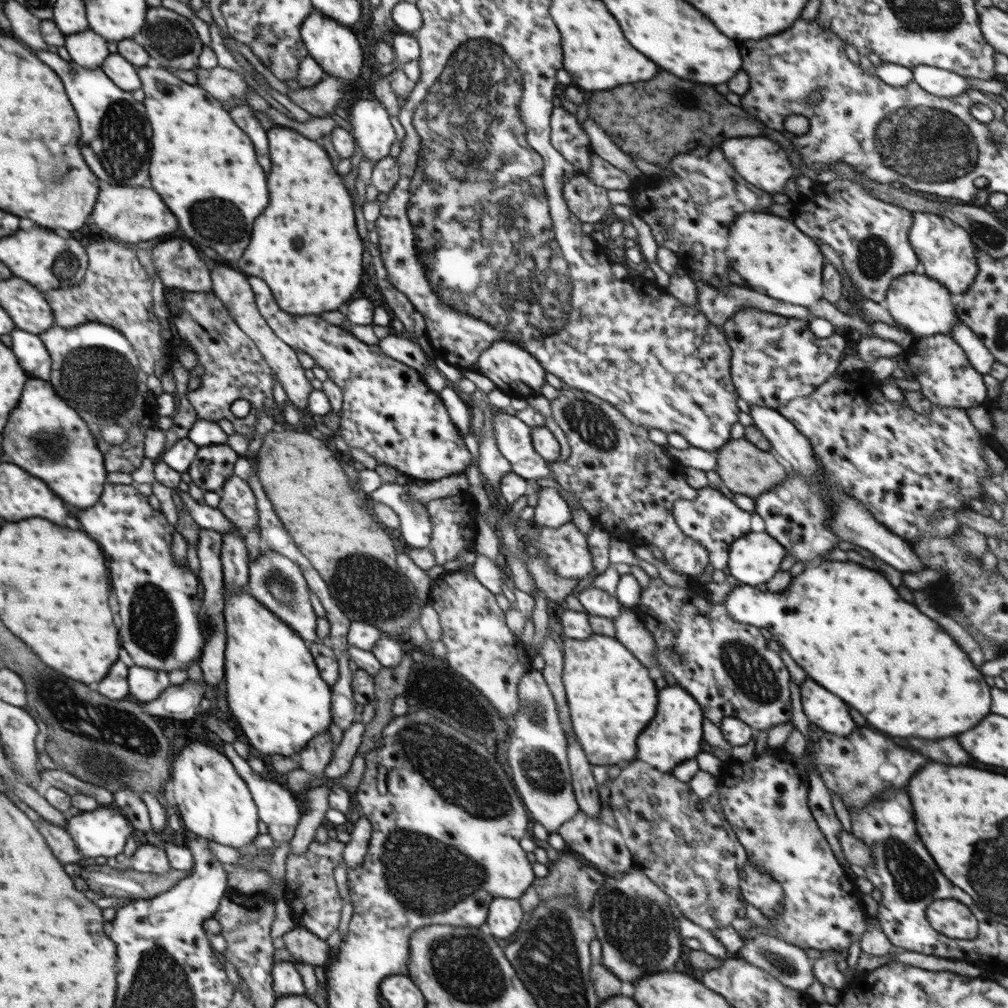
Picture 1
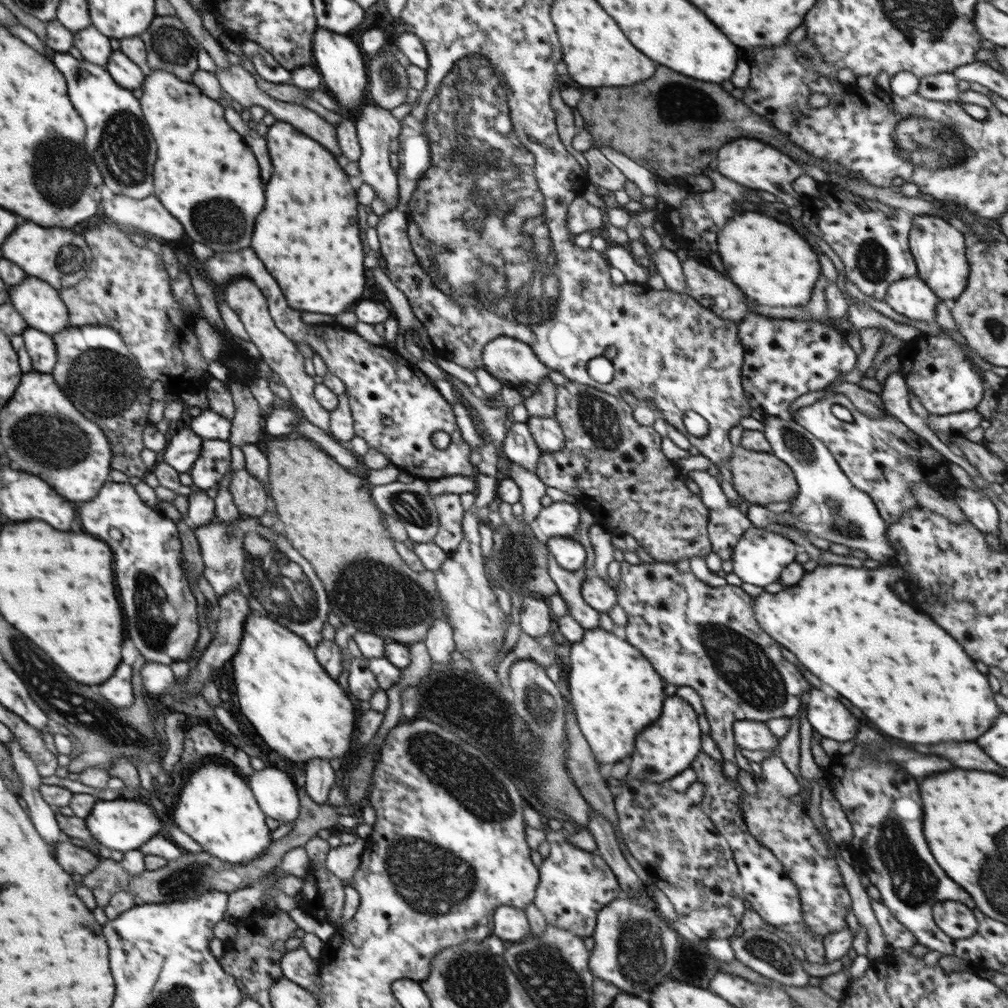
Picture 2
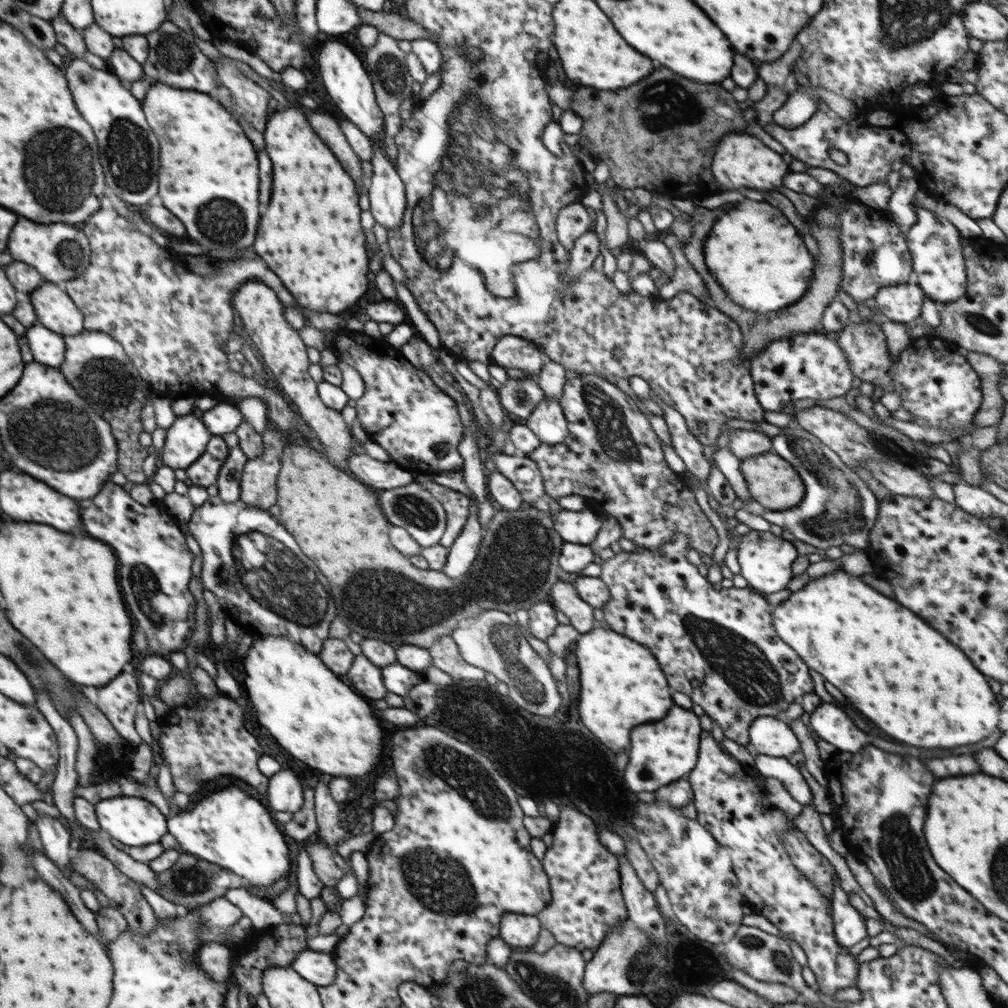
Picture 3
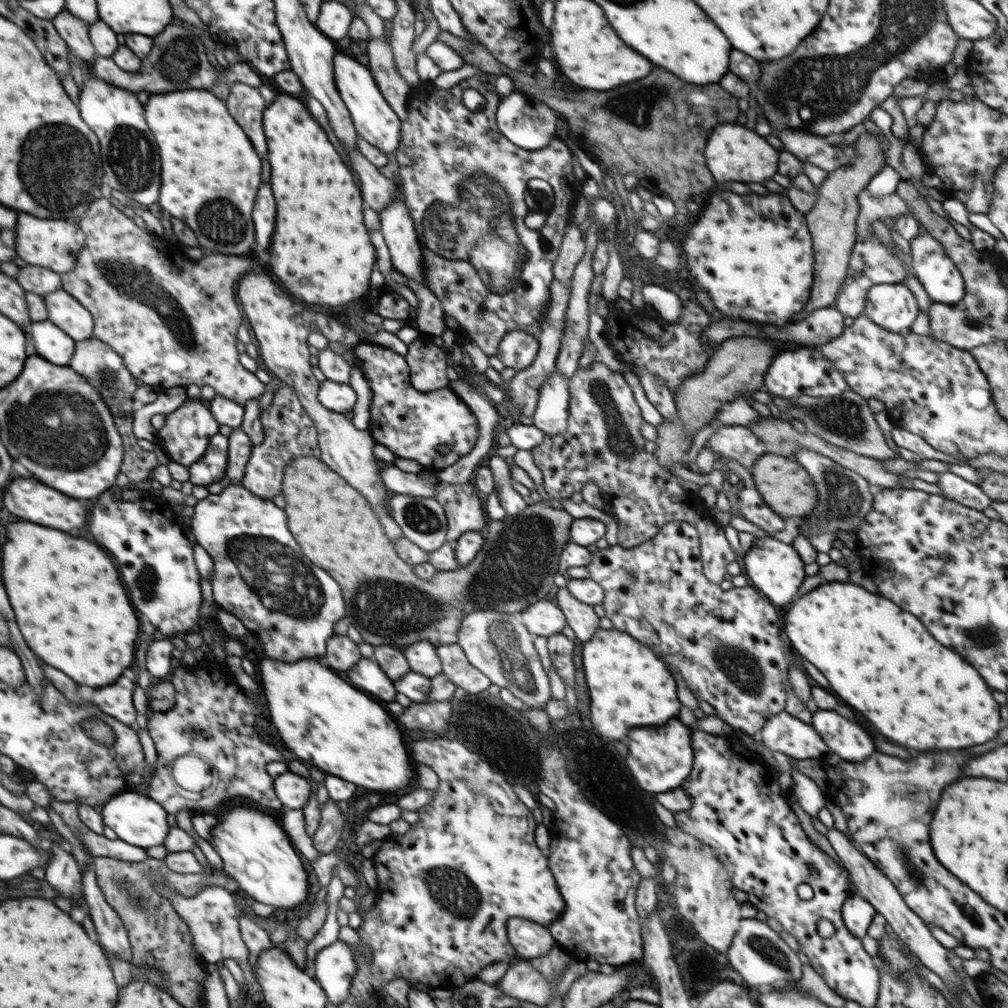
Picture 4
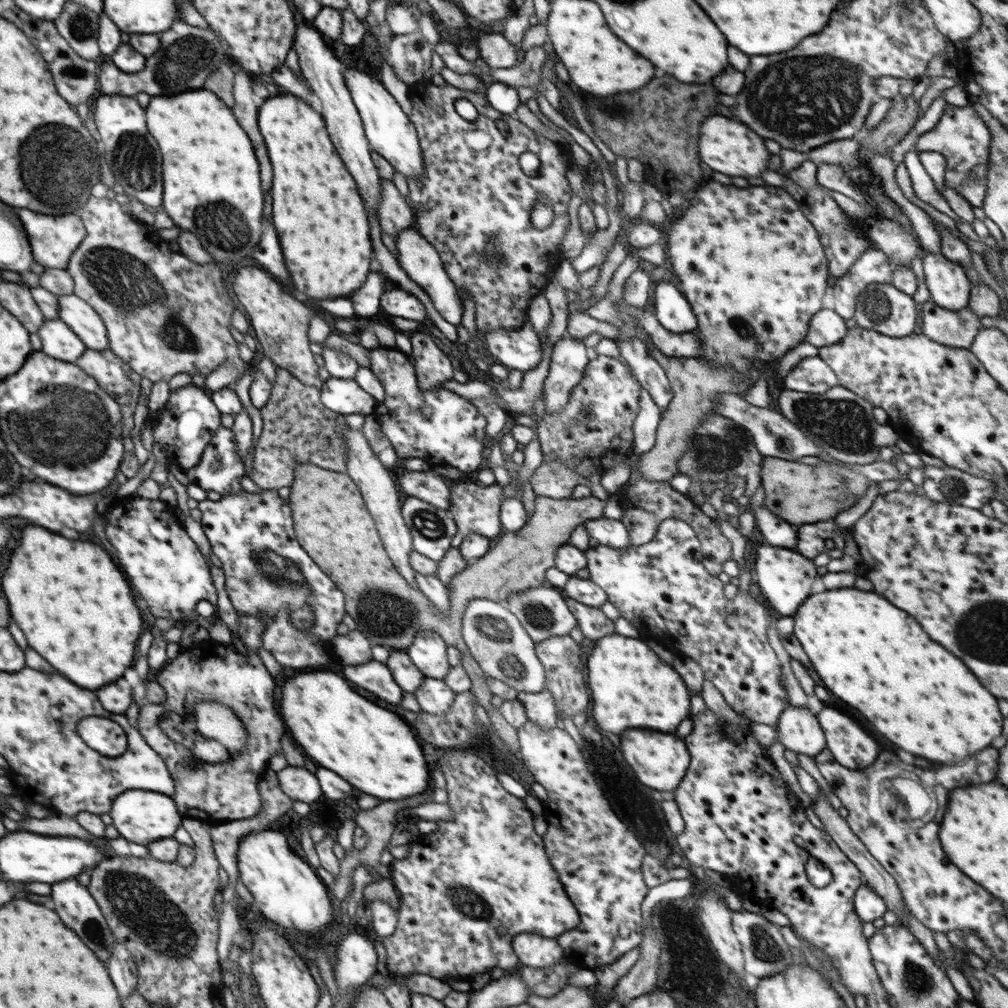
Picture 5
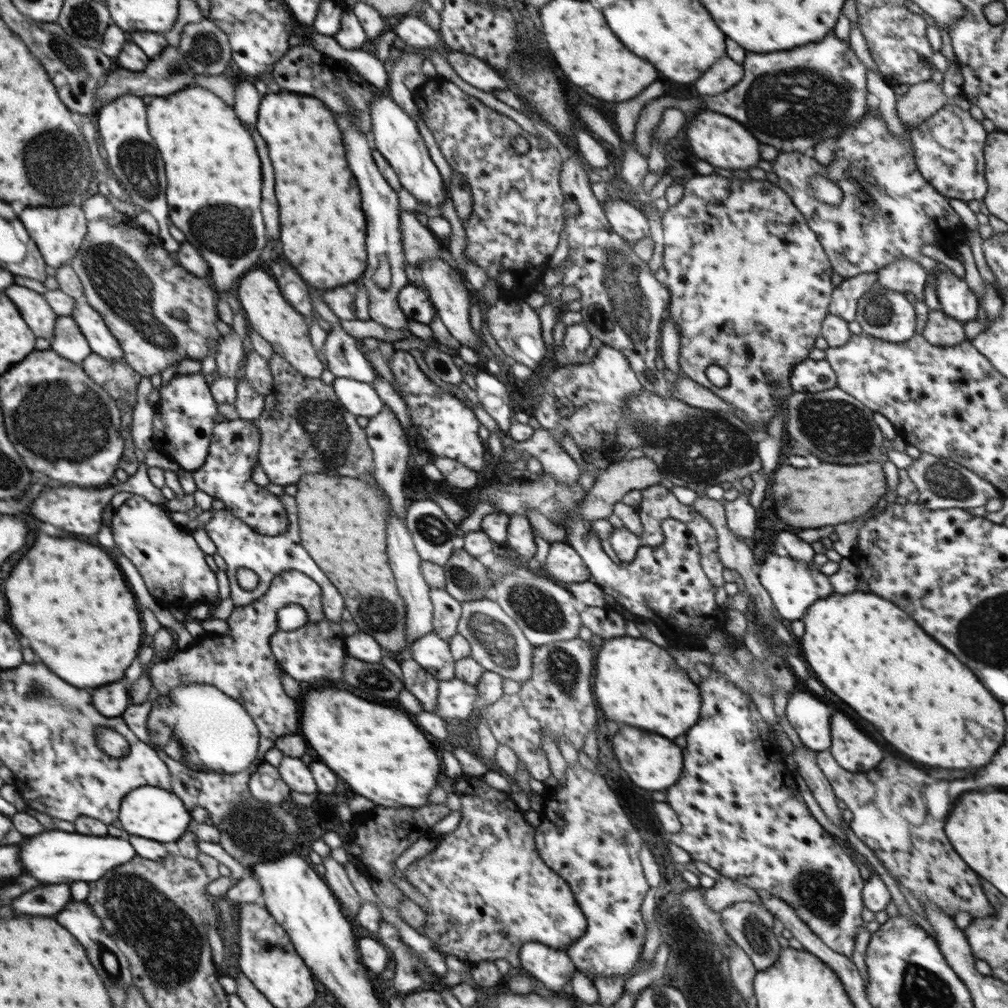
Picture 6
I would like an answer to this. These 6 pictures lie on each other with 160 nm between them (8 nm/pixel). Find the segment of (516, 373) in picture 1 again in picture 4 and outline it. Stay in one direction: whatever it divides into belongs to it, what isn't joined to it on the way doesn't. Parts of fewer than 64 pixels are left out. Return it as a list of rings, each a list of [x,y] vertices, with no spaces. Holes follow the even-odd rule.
[[[512,331],[501,338],[495,356],[505,367],[521,371],[532,364],[538,349],[539,342],[535,336],[524,331]]]

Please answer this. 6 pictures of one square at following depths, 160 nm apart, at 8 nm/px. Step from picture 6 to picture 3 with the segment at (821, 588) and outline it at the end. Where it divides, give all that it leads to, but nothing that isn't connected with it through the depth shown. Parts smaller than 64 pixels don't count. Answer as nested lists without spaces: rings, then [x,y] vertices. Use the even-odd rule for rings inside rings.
[[[750,530],[748,534],[741,537],[738,549],[738,562],[741,575],[748,584],[759,592],[772,594],[786,589],[788,582],[793,578],[792,563],[798,558],[798,549],[793,542],[774,536],[771,531],[758,532]]]

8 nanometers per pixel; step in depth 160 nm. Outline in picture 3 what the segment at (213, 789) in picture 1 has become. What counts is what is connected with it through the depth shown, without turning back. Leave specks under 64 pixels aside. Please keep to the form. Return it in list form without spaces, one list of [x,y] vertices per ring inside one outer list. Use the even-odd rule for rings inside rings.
[[[236,785],[212,791],[192,808],[185,807],[179,814],[172,814],[167,819],[167,832],[178,841],[182,852],[227,868],[240,876],[245,885],[271,886],[292,874],[290,849],[283,830],[260,801]]]

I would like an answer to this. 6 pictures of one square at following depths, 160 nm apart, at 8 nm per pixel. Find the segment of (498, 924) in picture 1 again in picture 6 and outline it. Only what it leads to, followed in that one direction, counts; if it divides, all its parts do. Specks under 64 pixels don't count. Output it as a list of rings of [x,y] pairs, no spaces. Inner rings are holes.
[[[536,942],[522,945],[519,958],[521,967],[554,993],[563,992],[564,985],[571,983],[576,972],[566,952]]]

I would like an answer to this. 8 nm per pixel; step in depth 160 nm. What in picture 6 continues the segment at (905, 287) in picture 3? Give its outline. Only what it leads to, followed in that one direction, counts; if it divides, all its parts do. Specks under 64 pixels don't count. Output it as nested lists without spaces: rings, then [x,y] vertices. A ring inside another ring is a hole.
[[[877,282],[859,300],[855,320],[860,324],[864,333],[896,344],[910,340],[916,330],[914,306],[906,299],[904,293],[882,288]]]

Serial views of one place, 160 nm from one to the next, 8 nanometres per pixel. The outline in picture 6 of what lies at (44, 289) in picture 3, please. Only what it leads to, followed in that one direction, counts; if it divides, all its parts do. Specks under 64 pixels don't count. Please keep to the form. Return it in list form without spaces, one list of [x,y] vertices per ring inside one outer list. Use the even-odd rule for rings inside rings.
[[[77,299],[76,306],[70,315],[77,321],[78,328],[85,333],[93,353],[105,357],[106,360],[124,359],[125,352],[122,350],[120,341],[113,335],[101,313],[86,300]]]

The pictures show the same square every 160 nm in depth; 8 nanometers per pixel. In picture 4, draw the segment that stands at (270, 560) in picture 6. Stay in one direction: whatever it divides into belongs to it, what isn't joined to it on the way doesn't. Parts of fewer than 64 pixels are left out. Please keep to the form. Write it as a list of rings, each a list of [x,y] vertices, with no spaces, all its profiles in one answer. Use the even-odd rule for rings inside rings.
[[[230,485],[220,494],[209,494],[198,501],[191,516],[190,530],[197,544],[203,546],[214,561],[210,582],[216,606],[241,620],[262,642],[262,651],[268,657],[296,662],[326,654],[328,639],[335,635],[334,625],[346,616],[344,598],[338,582],[302,556],[300,546],[288,532],[286,512],[282,508],[278,508],[272,499],[254,496],[241,485]]]

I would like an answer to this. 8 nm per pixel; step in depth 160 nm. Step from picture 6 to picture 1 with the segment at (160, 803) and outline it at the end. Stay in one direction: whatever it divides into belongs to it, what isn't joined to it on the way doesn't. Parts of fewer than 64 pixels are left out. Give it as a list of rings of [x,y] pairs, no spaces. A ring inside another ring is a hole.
[[[98,806],[94,810],[82,812],[77,816],[69,816],[66,831],[85,858],[97,856],[115,856],[124,850],[126,840],[130,836],[139,838],[133,824],[116,806]]]

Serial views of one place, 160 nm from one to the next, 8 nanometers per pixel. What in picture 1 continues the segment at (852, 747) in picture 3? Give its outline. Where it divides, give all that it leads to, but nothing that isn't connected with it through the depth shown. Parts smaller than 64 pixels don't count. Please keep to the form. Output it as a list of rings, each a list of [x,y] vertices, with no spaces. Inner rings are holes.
[[[806,677],[800,688],[803,710],[809,722],[818,726],[820,731],[848,736],[856,728],[854,720],[850,718],[848,706],[838,696],[810,680],[810,677]]]

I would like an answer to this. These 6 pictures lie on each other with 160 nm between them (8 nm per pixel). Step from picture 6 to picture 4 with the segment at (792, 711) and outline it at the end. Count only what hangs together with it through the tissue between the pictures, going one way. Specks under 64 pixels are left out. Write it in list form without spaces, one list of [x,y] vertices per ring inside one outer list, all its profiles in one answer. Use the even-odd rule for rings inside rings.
[[[784,710],[767,719],[756,738],[770,750],[783,752],[786,756],[790,756],[793,759],[824,758],[830,754],[828,745],[822,741],[821,736],[814,730],[811,724],[802,722],[802,720],[788,714]]]

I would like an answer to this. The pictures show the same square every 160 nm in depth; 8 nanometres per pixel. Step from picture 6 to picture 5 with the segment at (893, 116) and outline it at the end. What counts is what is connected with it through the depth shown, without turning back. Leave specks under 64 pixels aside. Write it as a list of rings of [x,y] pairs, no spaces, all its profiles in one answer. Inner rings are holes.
[[[909,150],[908,152],[905,152],[903,163],[907,168],[913,189],[915,190],[918,198],[927,202],[930,206],[934,206],[936,210],[944,212],[944,214],[947,214],[953,220],[963,220],[963,218],[960,218],[958,214],[952,210],[946,202],[946,199],[944,199],[942,194],[935,187],[932,177],[923,167],[923,164],[919,159],[919,154],[916,150]]]

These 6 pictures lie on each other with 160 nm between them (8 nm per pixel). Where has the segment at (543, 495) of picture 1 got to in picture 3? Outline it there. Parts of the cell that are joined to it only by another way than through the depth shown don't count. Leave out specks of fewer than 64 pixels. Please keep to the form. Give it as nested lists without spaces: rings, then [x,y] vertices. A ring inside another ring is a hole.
[[[592,508],[582,511],[561,509],[552,515],[554,530],[568,543],[589,545],[594,542],[602,526],[602,514]]]

